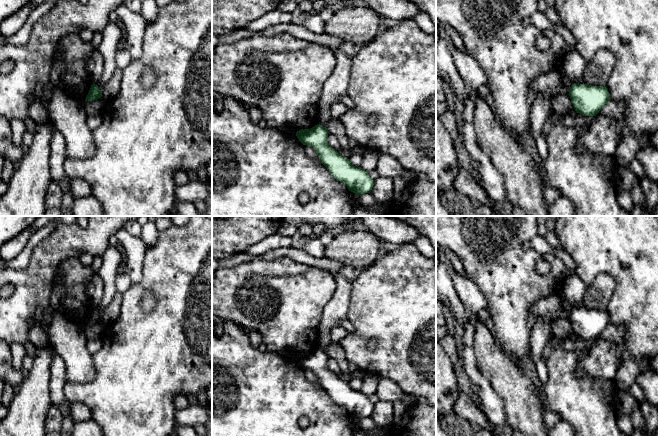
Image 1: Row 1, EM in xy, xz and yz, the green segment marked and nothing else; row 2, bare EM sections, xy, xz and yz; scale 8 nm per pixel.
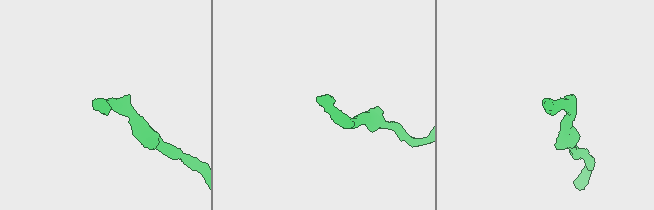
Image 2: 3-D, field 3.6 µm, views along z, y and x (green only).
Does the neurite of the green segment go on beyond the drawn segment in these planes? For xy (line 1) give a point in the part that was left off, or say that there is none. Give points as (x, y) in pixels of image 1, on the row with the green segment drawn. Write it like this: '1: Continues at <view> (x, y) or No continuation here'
1: No continuation here

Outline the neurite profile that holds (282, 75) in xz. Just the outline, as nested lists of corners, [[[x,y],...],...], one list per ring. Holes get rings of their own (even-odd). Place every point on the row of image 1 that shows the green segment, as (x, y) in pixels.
[[[257,32],[252,37],[232,44],[219,43],[214,48],[212,92],[231,96],[249,107],[258,107],[269,128],[278,129],[286,125],[297,132],[318,124],[318,102],[323,85],[335,66],[336,55],[330,47],[296,38],[286,32],[274,36],[264,36]]]

